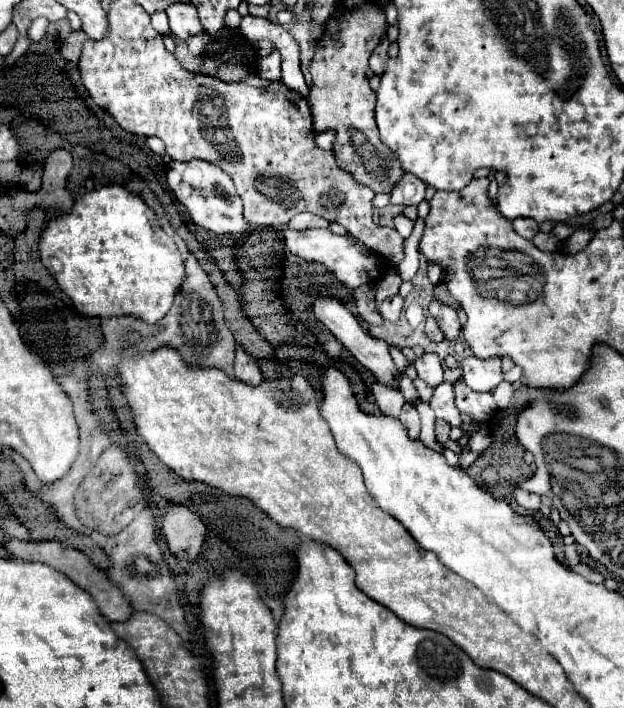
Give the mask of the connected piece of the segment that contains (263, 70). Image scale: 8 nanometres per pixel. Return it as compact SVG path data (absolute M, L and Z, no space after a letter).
M271 54L267 58L257 60L257 74L263 80L279 82L281 80L281 54Z

